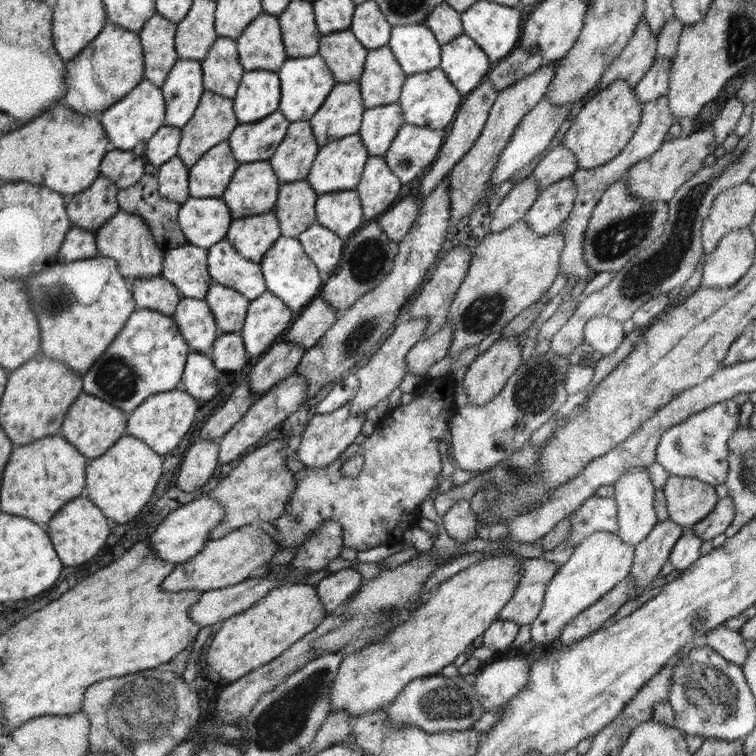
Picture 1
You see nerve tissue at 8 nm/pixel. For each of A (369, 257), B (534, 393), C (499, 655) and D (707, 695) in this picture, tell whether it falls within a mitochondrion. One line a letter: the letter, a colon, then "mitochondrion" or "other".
A: mitochondrion
B: mitochondrion
C: other
D: mitochondrion

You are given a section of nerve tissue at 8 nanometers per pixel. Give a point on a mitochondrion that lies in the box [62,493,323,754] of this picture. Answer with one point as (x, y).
(144, 710)

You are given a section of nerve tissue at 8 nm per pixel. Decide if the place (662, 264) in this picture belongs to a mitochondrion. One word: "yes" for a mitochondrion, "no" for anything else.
yes

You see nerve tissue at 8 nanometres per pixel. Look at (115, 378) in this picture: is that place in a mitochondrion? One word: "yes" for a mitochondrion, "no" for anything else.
yes

